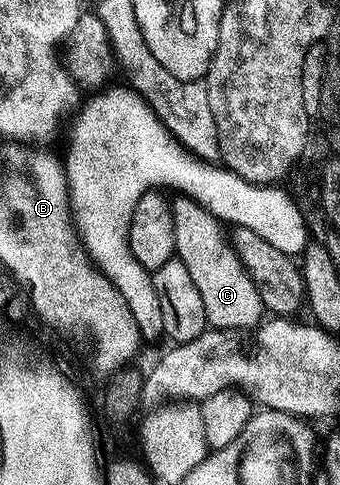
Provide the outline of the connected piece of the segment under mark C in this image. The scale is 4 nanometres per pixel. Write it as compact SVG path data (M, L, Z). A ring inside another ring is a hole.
M193 197L174 199L174 236L176 257L184 261L196 289L200 289L200 301L204 301L206 322L211 328L257 328L264 319L264 308L258 287L250 279L237 254L223 235L223 224L198 204Z

